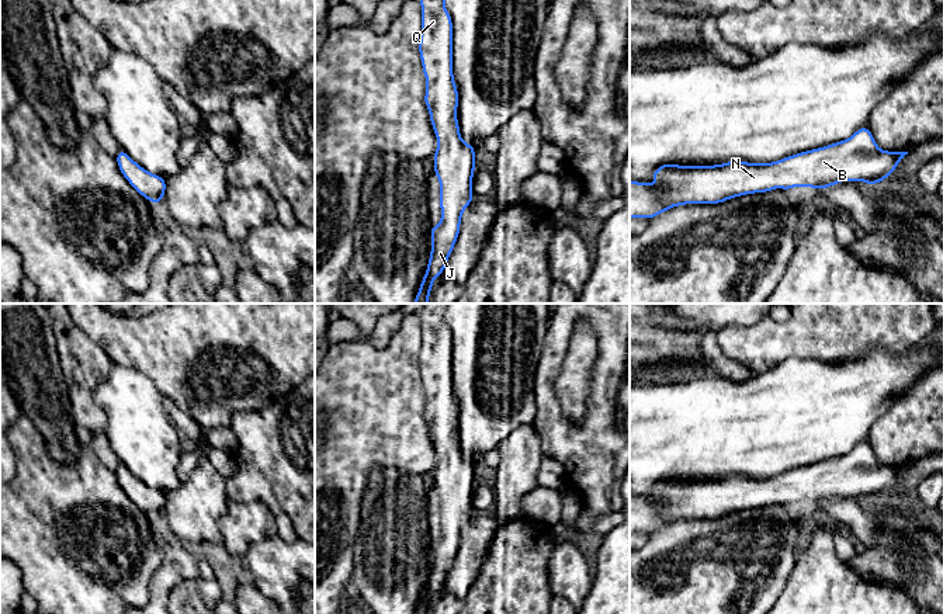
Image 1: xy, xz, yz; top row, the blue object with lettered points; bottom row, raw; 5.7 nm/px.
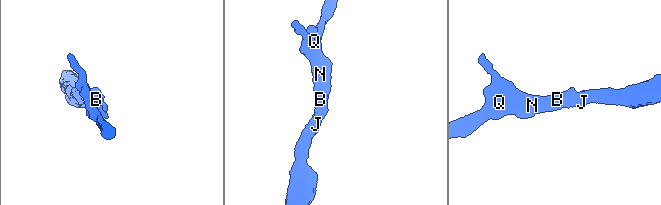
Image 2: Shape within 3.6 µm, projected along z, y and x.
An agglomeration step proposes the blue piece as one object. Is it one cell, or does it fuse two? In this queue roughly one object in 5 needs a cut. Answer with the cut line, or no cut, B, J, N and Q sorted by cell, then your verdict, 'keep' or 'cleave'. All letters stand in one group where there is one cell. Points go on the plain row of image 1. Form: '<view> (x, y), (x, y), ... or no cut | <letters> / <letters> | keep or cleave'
no cut | B J N Q | keep

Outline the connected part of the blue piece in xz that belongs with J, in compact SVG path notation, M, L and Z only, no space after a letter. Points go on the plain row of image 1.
M426 303L419 311L422 348L419 370L426 393L424 419L437 452L433 469L440 497L441 534L430 545L431 565L415 614L429 614L433 596L446 584L460 549L461 531L475 513L475 461L461 454L457 433L458 403L453 388L453 334L444 320L447 303Z

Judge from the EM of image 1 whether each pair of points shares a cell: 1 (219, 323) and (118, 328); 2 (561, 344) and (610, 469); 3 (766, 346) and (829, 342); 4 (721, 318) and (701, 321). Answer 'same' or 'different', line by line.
1: same
2: same
3: same
4: same

